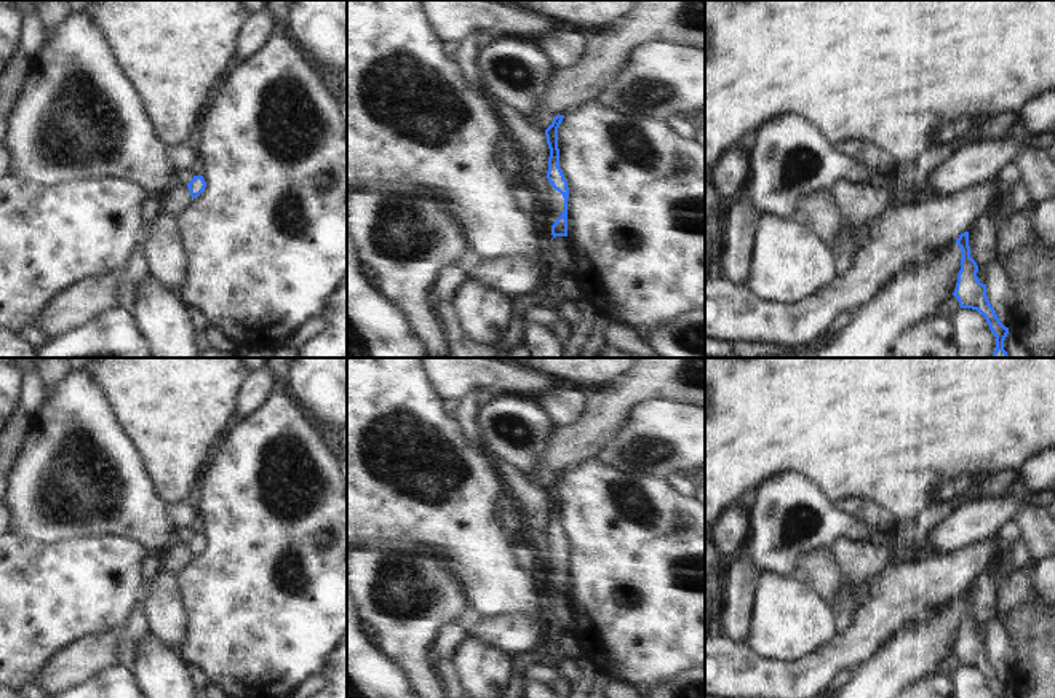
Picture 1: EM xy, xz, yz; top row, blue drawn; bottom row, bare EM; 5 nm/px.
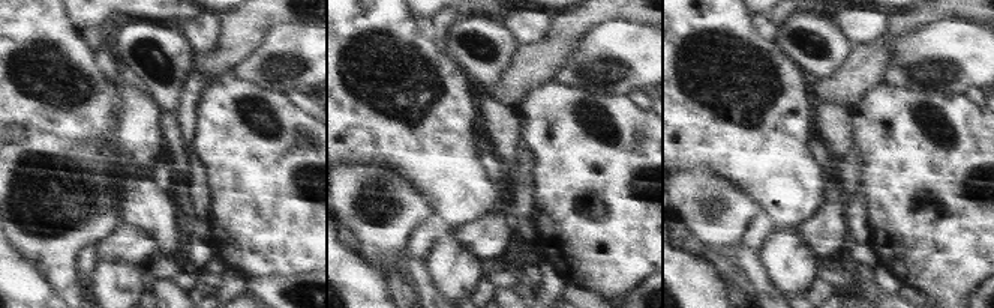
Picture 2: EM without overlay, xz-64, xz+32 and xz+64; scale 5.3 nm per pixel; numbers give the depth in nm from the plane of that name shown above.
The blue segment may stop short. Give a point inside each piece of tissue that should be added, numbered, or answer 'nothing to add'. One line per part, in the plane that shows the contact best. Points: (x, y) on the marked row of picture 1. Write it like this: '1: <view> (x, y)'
nothing to add

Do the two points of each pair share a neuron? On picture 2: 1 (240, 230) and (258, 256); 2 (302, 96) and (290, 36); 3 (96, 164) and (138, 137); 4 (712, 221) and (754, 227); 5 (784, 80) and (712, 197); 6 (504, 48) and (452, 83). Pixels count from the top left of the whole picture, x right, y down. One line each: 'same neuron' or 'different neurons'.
1: same neuron
2: different neurons
3: same neuron
4: different neurons
5: different neurons
6: different neurons

